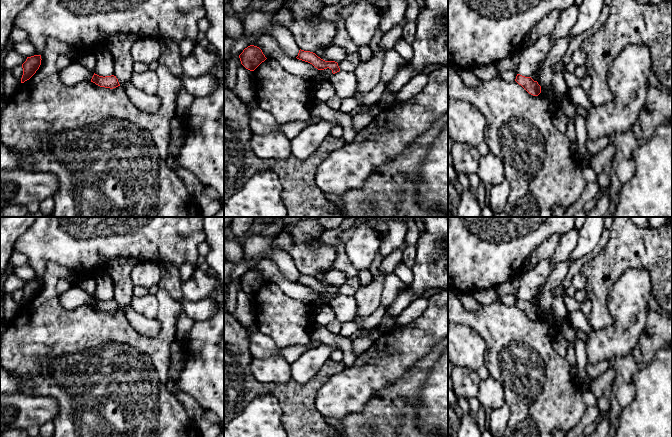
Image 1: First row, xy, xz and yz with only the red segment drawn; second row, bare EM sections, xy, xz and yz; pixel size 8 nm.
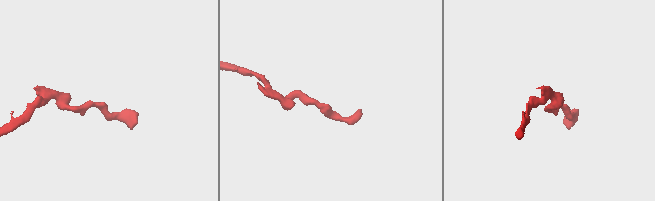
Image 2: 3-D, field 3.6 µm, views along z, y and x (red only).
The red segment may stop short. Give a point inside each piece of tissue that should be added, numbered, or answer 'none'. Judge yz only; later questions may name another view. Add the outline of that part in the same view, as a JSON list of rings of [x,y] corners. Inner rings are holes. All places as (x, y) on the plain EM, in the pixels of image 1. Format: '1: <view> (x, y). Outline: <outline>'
none

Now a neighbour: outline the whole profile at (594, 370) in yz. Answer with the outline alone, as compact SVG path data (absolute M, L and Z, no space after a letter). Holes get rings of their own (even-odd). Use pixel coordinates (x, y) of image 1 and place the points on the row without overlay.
M602 360L598 363L590 363L586 365L586 373L592 378L596 379L601 374L606 372L611 367L610 360Z

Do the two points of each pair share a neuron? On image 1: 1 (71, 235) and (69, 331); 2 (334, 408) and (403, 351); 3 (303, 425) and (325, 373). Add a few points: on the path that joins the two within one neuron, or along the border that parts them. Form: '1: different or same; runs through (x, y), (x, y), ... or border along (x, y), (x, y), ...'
1: different; border along (48, 261), (65, 266), (77, 277)
2: same; runs through (351, 391), (371, 371), (386, 361)
3: same; runs through (303, 412), (303, 399), (312, 386)

